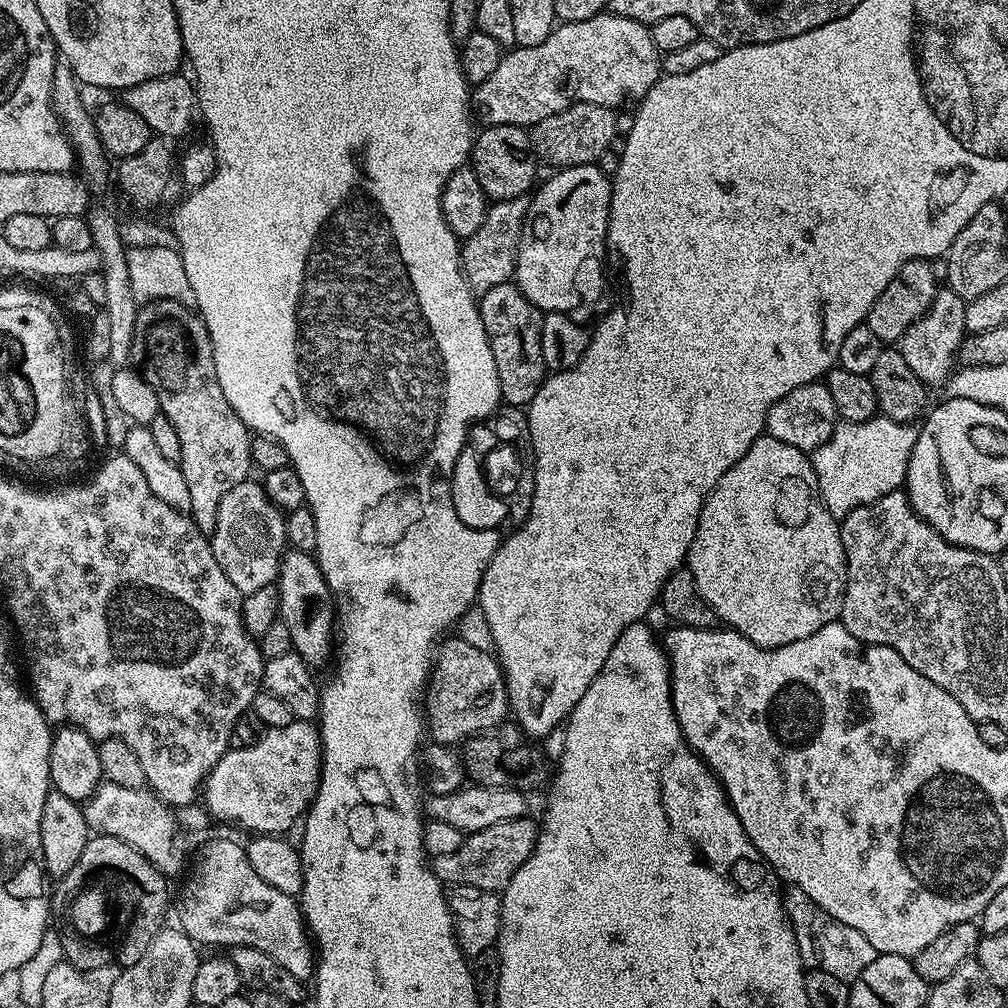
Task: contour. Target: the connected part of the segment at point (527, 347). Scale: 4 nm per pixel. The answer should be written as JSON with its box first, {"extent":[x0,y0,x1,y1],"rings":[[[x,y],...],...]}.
{"extent":[479,282,546,406],"rings":[[[514,282],[499,284],[479,297],[480,317],[498,368],[500,398],[508,406],[526,406],[538,394],[546,379],[542,358],[542,322],[544,312],[535,308]]]}

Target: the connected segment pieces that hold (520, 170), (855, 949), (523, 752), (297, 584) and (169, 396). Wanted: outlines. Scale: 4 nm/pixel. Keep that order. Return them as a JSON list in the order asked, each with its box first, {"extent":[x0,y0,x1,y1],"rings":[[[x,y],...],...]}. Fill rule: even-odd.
[{"extent":[470,124,538,201],"rings":[[[490,124],[475,133],[470,153],[470,166],[489,201],[528,196],[533,191],[538,161],[532,151],[532,138],[525,129],[505,124]]]},{"extent":[782,886,878,982],"rings":[[[788,886],[783,889],[782,895],[784,912],[792,924],[800,959],[804,961],[805,969],[826,970],[826,974],[834,974],[834,978],[851,982],[856,979],[859,972],[866,970],[866,966],[870,966],[870,962],[874,962],[878,955],[874,946],[870,946],[870,942],[866,942],[866,938],[858,934],[854,926],[846,926],[830,918],[830,914],[819,908],[814,898],[810,898],[802,890]]]},{"extent":[459,722,550,790],"rings":[[[501,722],[487,732],[463,741],[459,749],[460,761],[464,763],[464,775],[471,783],[482,786],[502,786],[529,790],[539,784],[547,785],[550,780],[550,764],[536,748],[531,748],[520,725],[515,722]]]},{"extent":[274,551,334,666],"rings":[[[285,551],[274,587],[280,595],[278,620],[286,626],[286,630],[290,630],[293,649],[310,666],[326,663],[328,655],[334,652],[334,601],[315,555],[310,552]]]},{"extent":[134,300,253,534],"rings":[[[152,300],[141,303],[134,330],[134,360],[138,371],[158,394],[160,411],[174,425],[182,445],[179,466],[190,490],[188,512],[196,529],[210,534],[218,520],[218,505],[230,486],[249,479],[253,471],[253,433],[226,402],[218,382],[212,340],[203,320],[180,301]]]}]

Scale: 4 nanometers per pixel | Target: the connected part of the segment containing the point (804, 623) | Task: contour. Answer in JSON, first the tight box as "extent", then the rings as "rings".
{"extent":[686,434,848,648],"rings":[[[761,434],[746,454],[722,474],[722,478],[714,486],[714,490],[706,498],[698,518],[698,530],[694,534],[694,542],[688,551],[686,567],[692,572],[694,582],[698,586],[698,594],[716,613],[716,619],[721,625],[740,632],[747,640],[763,648],[777,648],[786,646],[790,642],[798,642],[802,638],[810,638],[822,626],[833,623],[840,615],[840,608],[844,605],[844,585],[848,582],[848,559],[842,546],[840,526],[837,517],[826,510],[818,490],[818,478],[812,469],[812,461],[806,455],[805,449],[795,448],[782,442],[774,434]]]}

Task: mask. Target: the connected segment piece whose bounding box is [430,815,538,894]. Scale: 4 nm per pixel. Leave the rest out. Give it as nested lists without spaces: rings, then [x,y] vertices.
[[[522,815],[517,820],[494,822],[494,826],[486,826],[486,830],[467,833],[462,846],[458,846],[458,850],[431,857],[432,873],[445,886],[454,884],[478,886],[478,890],[503,893],[510,878],[514,878],[518,866],[526,862],[526,858],[530,856],[536,845],[538,824],[535,819],[533,821],[528,819],[527,815]]]

